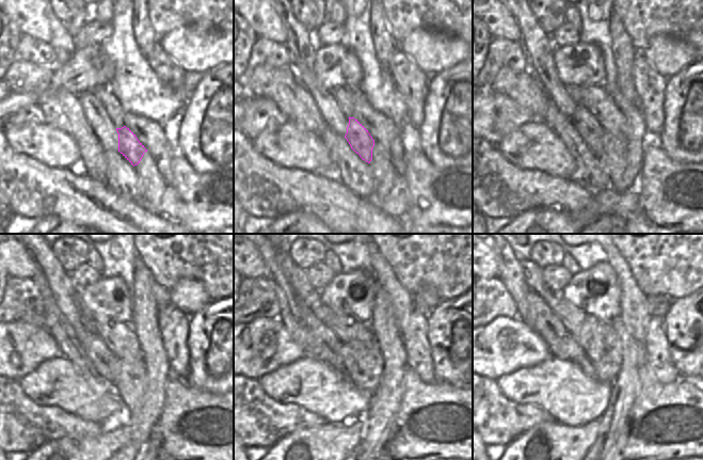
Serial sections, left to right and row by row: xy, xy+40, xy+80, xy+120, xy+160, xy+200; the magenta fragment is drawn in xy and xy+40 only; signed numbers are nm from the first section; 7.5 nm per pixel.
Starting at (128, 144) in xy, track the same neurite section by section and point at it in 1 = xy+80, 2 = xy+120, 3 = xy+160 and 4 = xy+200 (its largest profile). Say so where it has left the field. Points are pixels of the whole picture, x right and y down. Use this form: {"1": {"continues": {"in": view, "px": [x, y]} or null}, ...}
{"1": {"continues": {"in": "xy+80", "px": [591, 131]}}, "2": {"continues": {"in": "xy+120", "px": [108, 365]}}, "3": {"continues": {"in": "xy+160", "px": [325, 335]}}, "4": {"continues": {"in": "xy+200", "px": [539, 307]}}}

